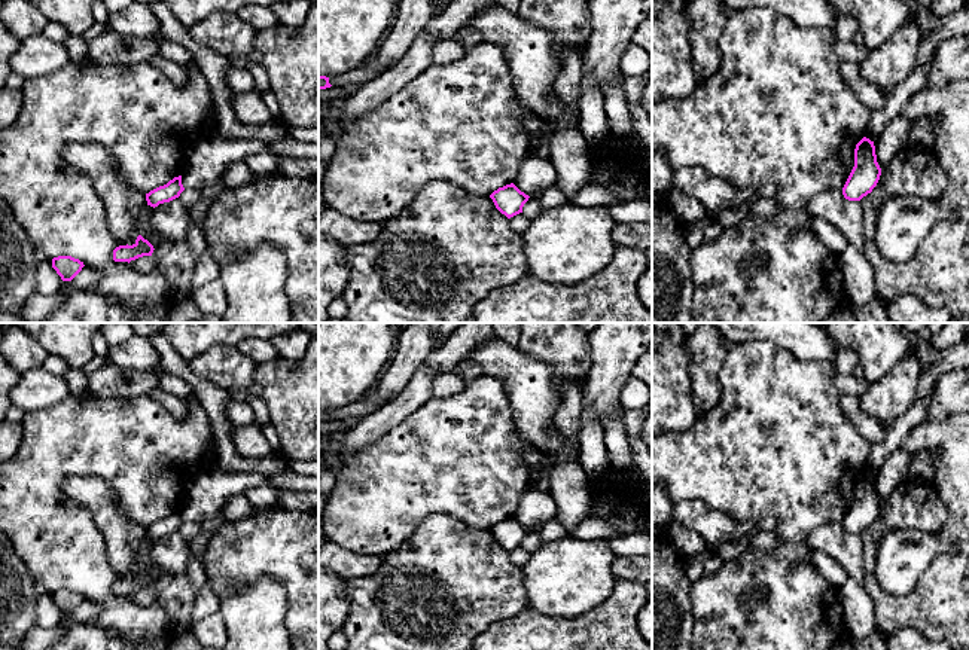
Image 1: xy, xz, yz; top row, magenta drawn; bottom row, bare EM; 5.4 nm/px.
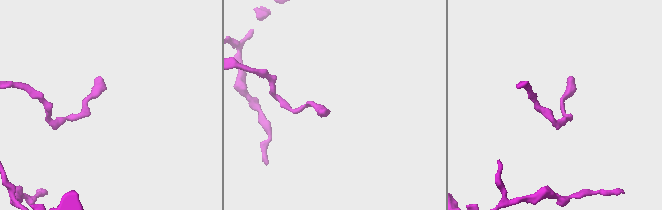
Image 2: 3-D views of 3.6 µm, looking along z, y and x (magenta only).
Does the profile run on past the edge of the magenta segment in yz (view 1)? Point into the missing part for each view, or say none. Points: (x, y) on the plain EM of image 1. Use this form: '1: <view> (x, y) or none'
1: none

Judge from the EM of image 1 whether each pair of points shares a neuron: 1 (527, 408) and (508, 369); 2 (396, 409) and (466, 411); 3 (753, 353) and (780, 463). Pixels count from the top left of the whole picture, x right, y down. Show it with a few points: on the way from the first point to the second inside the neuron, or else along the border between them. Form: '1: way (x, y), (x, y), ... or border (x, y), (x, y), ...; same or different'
1: way (527, 399), (527, 388), (517, 378); same
2: border (430, 396), (386, 430); different
3: way (758, 380), (758, 430), (764, 436); same

